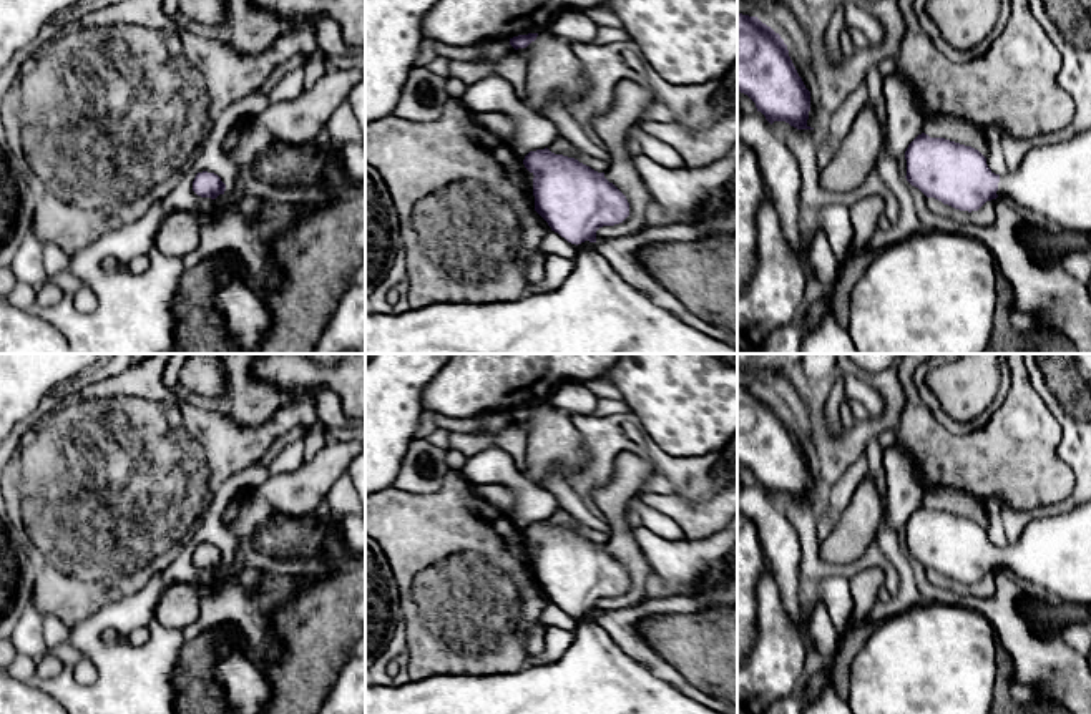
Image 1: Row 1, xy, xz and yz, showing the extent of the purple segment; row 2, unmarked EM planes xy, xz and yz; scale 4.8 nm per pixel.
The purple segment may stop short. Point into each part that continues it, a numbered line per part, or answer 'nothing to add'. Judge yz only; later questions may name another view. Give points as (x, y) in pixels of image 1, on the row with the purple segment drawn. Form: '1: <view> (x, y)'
1: yz (1053, 183)

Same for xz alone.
1: xz (593, 311)

